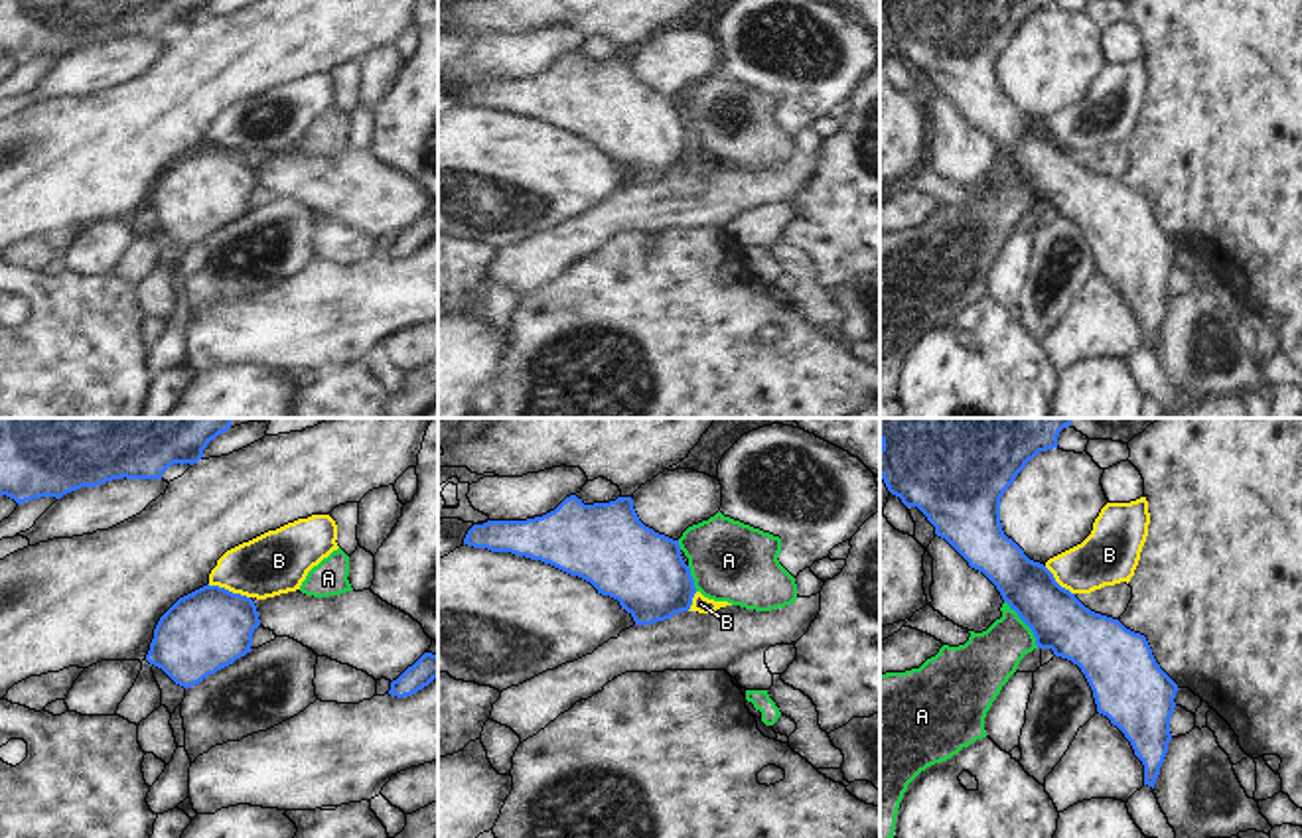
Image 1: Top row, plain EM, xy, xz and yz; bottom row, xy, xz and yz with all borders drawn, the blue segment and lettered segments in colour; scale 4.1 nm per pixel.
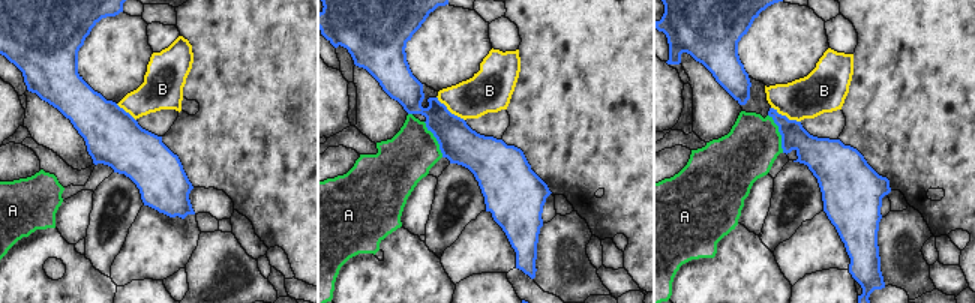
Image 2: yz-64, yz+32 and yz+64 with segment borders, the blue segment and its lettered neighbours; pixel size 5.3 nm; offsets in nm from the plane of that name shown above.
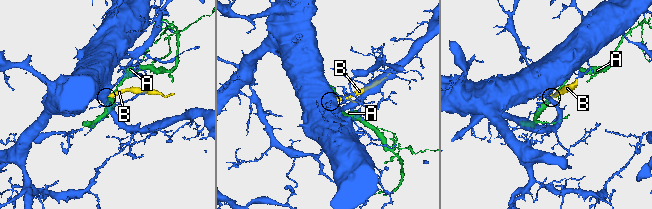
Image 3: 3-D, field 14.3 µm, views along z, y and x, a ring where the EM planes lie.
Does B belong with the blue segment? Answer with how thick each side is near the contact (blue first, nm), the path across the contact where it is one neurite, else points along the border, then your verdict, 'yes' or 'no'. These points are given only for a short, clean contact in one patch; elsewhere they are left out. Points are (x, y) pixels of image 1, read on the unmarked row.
340 nm thick on the blue side, 260 nm on the other; border along xy (208, 142), (217, 142), (249, 156); no

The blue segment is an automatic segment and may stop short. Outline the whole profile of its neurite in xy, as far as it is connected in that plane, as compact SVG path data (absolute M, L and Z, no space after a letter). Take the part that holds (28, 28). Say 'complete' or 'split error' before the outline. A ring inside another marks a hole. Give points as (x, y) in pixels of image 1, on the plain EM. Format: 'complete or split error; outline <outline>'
complete; outline M0 0L0 53L18 63L112 37L162 37L174 22L197 22L209 0Z

